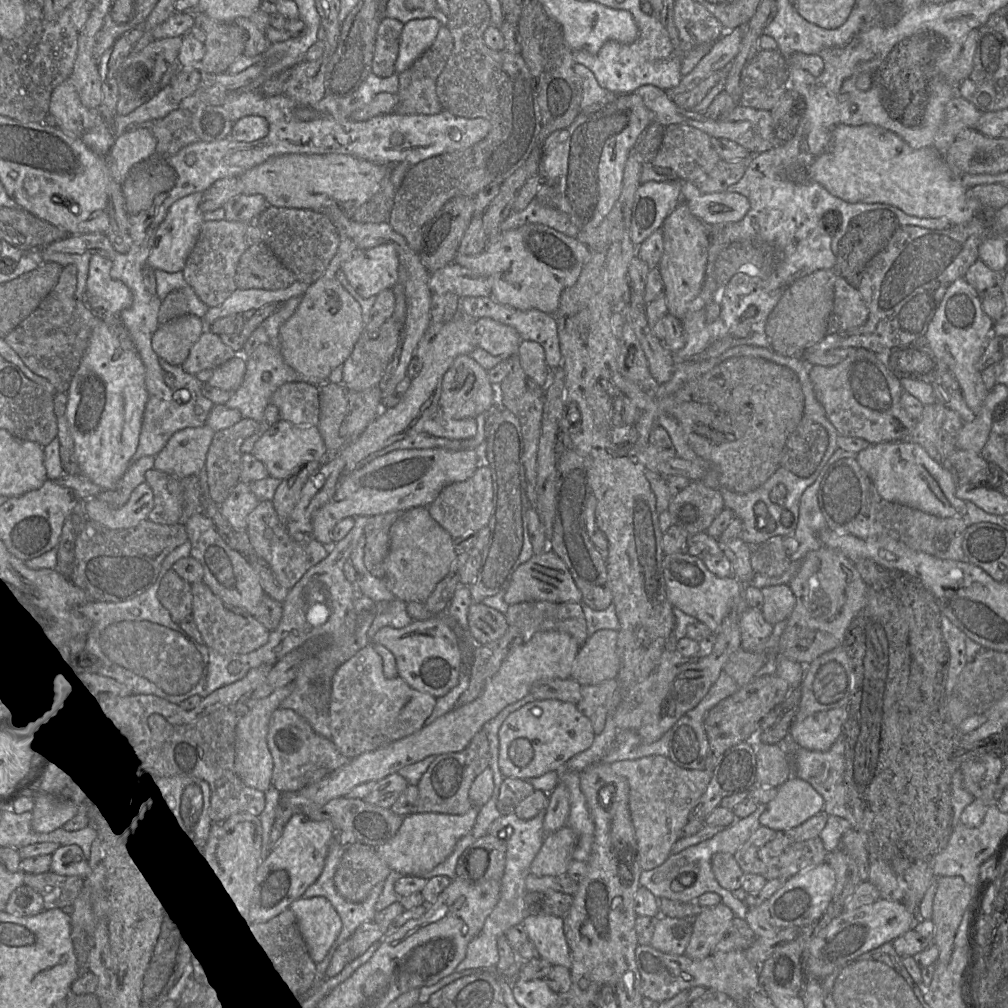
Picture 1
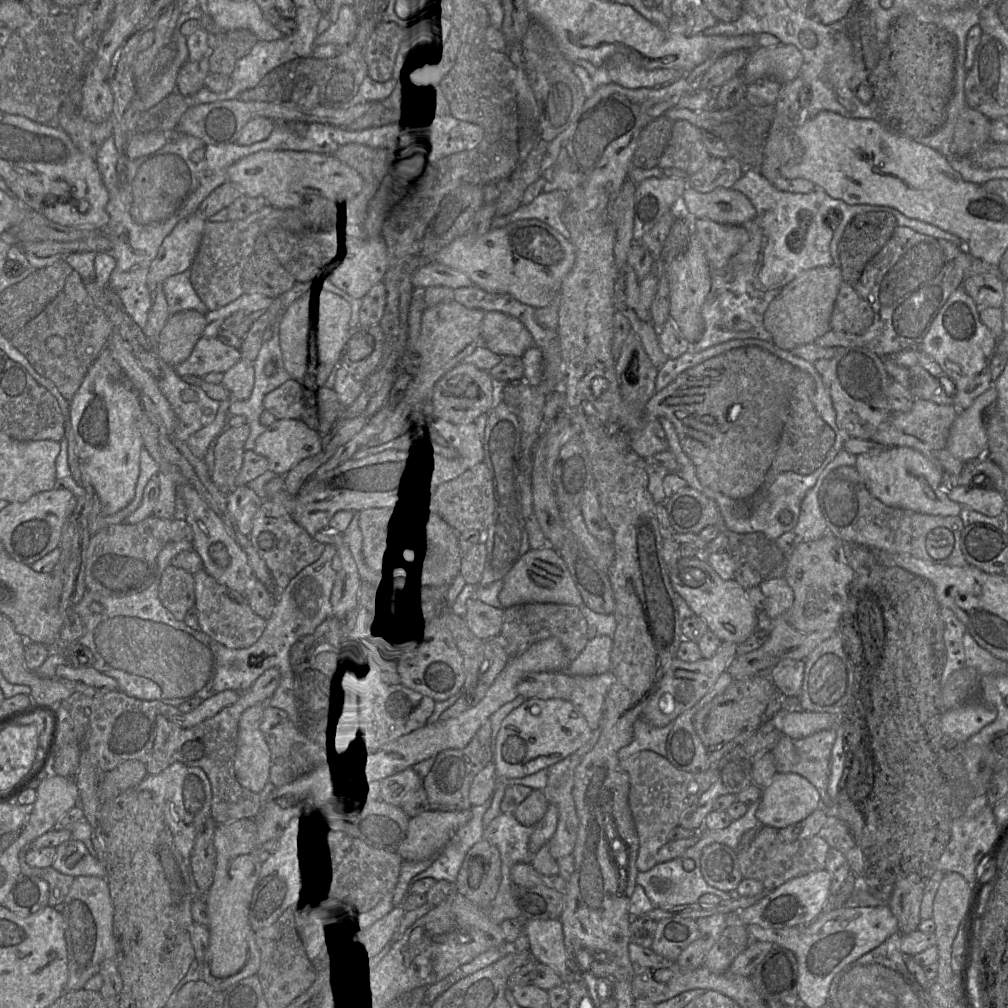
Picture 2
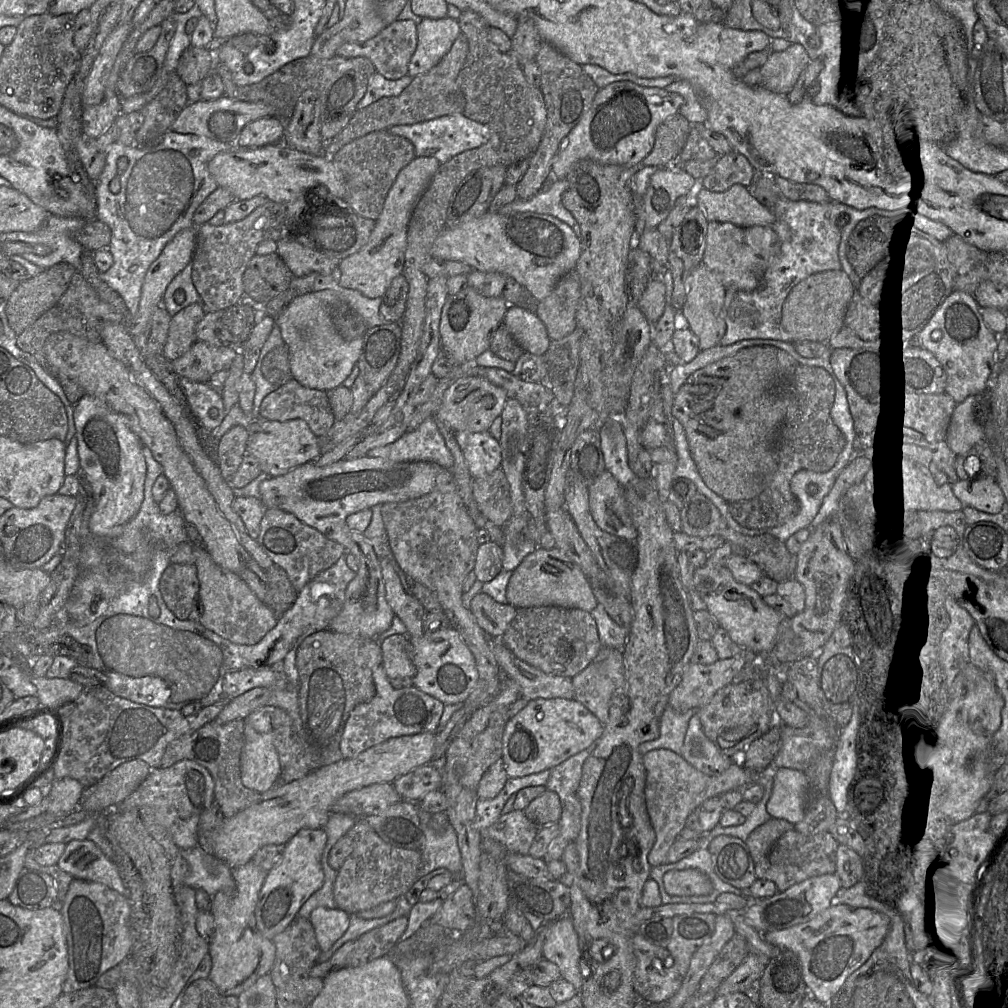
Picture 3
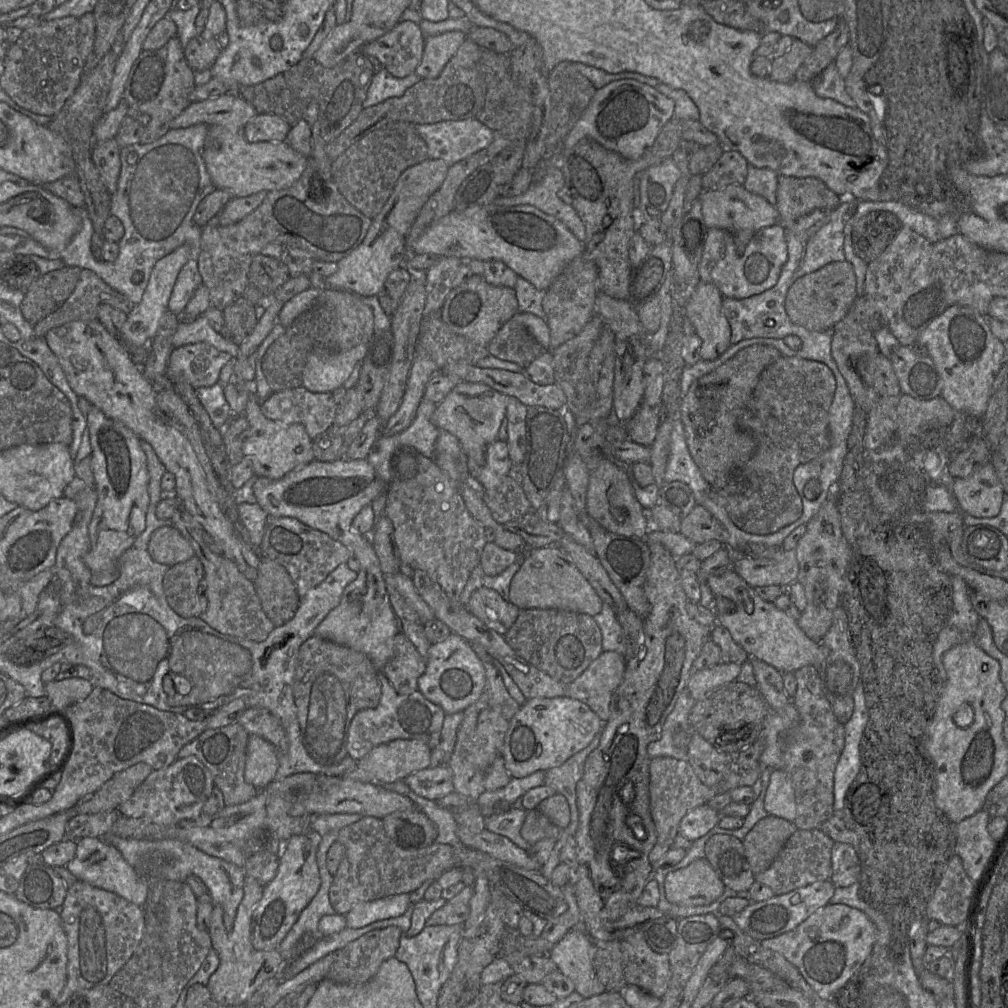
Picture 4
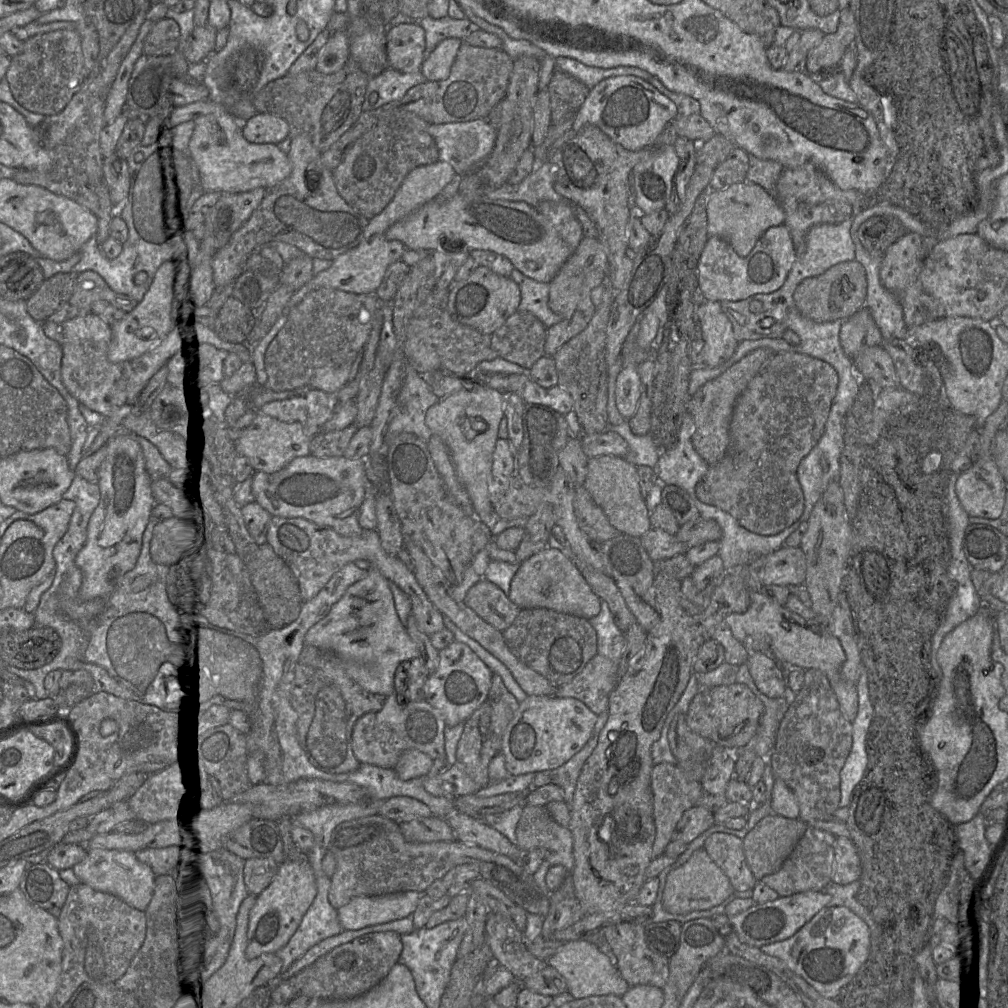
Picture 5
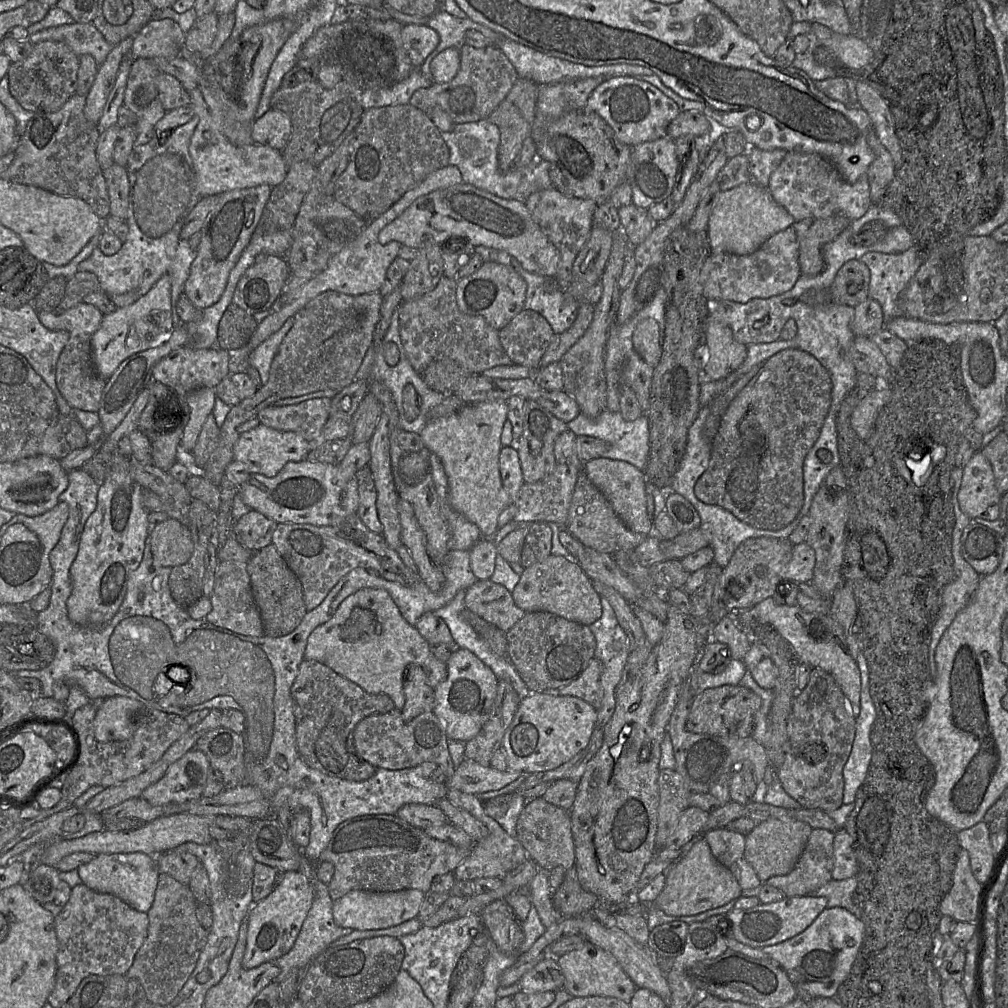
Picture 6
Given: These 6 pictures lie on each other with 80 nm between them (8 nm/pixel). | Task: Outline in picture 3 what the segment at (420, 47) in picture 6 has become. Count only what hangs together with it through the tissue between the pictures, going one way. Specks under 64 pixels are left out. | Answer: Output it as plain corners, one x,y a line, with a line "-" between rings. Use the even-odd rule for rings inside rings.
396,20
375,37
362,43
347,43
337,50
340,57
363,57
375,67
375,72
388,80
398,80
408,75
408,65
417,47
417,27
411,20

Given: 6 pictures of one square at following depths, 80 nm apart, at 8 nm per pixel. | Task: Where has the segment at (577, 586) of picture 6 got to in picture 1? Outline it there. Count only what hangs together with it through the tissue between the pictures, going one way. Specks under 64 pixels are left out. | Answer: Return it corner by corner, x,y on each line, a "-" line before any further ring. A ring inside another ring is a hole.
547,549
541,554
533,555
514,571
509,586
504,592
504,601
509,606
528,601
581,603
582,594
575,585
565,563
554,552

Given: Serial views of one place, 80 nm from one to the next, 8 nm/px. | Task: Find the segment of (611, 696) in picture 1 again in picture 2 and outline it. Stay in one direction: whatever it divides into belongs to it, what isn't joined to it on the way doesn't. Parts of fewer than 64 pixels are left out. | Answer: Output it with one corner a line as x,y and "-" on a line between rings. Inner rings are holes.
612,671
592,676
571,676
570,701
583,714
589,727
596,731
604,715
604,704
609,688
615,683

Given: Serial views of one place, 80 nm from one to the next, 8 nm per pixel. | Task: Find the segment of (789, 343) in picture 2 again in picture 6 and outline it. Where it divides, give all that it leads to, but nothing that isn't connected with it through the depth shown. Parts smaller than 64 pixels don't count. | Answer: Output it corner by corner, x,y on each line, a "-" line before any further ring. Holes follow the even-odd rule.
859,259
845,262
829,288
831,301
839,305
857,307
868,298
870,271

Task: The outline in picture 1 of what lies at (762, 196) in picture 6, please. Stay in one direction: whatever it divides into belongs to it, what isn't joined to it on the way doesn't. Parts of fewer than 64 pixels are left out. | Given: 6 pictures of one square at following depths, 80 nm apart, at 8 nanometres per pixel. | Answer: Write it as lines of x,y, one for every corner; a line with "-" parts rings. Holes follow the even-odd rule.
683,182
681,195
690,212
705,225
739,222
750,209
748,198
742,194
727,191
705,194
693,182

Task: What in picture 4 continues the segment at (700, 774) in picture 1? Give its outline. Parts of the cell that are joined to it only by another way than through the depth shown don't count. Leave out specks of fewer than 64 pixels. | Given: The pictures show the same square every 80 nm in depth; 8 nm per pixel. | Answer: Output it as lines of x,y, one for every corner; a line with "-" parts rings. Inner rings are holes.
671,757
651,759
649,765
650,810
656,829
656,842
648,855
651,865
672,847
678,835
682,818
695,807
707,804
714,796
723,792
730,792
737,787
746,786
746,782
743,781
744,772
735,768
716,786
706,786
699,780
692,766
685,760
677,760

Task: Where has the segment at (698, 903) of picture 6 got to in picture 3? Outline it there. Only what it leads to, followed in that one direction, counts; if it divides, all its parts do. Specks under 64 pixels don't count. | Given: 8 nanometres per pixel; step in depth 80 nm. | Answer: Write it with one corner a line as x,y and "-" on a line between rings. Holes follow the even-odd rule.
698,869
668,871
662,882
670,896
703,896
713,891
709,877

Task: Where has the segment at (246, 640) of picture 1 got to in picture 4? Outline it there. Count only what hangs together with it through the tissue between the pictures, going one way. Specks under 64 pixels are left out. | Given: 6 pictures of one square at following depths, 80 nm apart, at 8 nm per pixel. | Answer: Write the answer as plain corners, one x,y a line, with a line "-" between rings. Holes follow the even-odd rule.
180,499
176,501
171,522
189,541
204,568
208,607
199,617
222,634
254,642
264,641
275,625
265,614
253,582
241,573
233,560
222,554
213,553
206,546
202,538
203,528
186,510

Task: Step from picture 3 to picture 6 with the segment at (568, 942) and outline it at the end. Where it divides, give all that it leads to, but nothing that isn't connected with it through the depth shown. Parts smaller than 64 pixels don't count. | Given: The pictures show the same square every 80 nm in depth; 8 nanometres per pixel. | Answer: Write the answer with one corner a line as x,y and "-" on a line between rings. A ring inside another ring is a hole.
588,941
581,948
564,953
556,959
565,977
564,988
573,997
605,996
617,998
629,1004
637,989
635,983
611,953

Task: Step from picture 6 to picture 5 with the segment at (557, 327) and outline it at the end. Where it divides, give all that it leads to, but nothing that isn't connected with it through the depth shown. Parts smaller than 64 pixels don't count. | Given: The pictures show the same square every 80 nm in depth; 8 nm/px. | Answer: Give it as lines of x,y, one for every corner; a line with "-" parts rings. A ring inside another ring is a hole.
515,268
511,278
519,285
521,291
519,312
529,312
535,315
547,328
561,320
561,317
554,313
548,305
549,283
533,280

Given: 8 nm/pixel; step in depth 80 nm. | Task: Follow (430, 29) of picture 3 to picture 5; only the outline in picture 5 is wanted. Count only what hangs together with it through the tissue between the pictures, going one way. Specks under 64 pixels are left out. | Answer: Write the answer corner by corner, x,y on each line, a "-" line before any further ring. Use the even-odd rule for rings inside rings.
447,38
434,48
420,69
427,81
441,81
448,78
462,42
463,40
458,38

